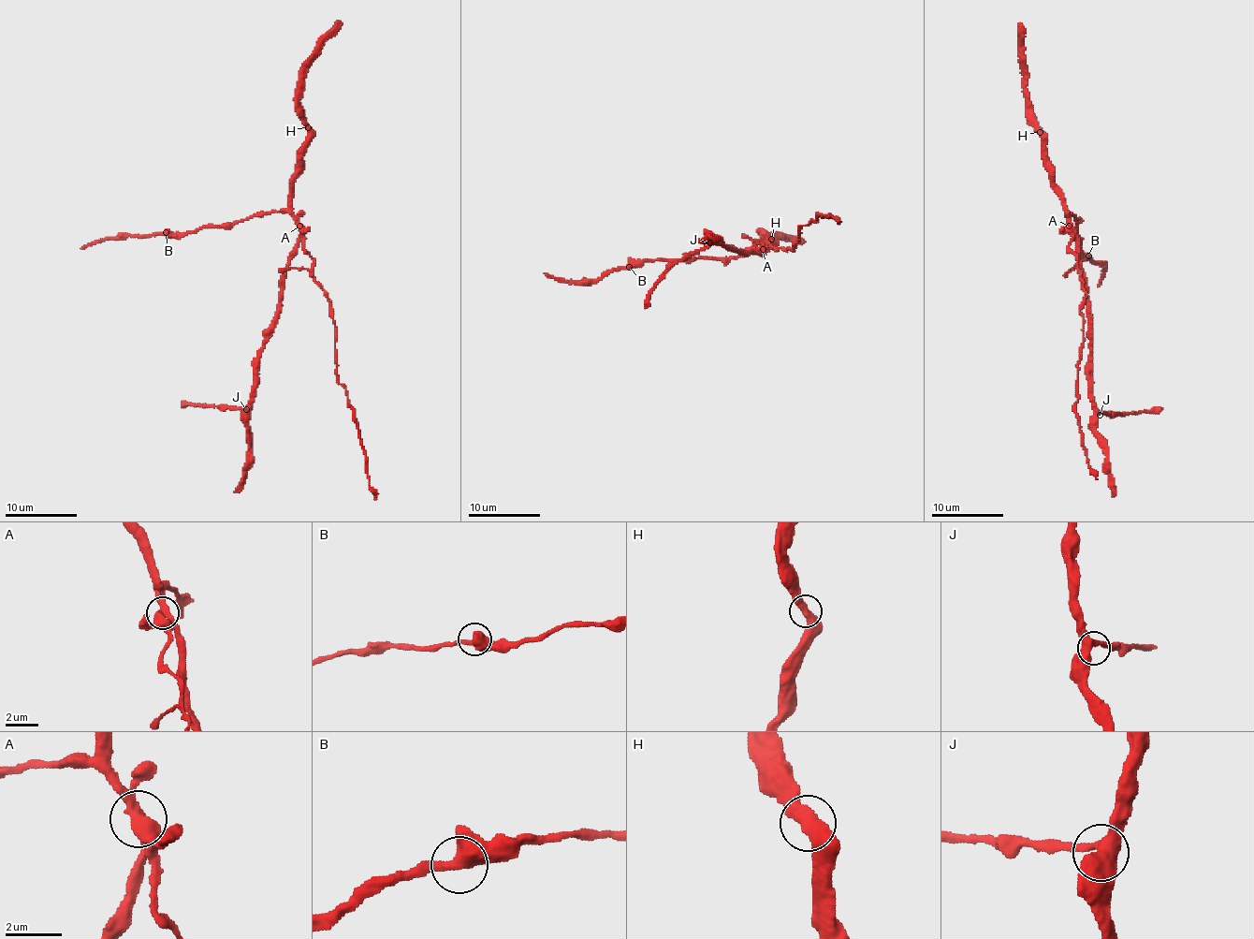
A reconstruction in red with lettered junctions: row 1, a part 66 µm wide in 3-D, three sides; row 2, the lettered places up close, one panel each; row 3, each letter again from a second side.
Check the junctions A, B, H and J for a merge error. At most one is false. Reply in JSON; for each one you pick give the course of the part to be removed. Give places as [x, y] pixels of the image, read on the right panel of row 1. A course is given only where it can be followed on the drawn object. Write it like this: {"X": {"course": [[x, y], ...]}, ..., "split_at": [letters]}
{"A": {"course": [[1069, 226], [1069, 249], [1077, 256], [1086, 294], [1079, 311], [1083, 347], [1076, 416], [1088, 468], [1098, 479]]}, "split_at": ["A"]}

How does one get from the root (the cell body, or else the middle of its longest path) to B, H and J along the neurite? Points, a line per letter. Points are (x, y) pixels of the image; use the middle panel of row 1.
B: (767, 247), (764, 252), (744, 251), (728, 257), (659, 258), (632, 263), (629, 267)
H: (767, 247), (764, 252), (754, 248), (754, 251), (758, 243), (771, 242), (771, 239)
J: (767, 247), (760, 254), (754, 251), (748, 255), (719, 243), (717, 237), (709, 242)

